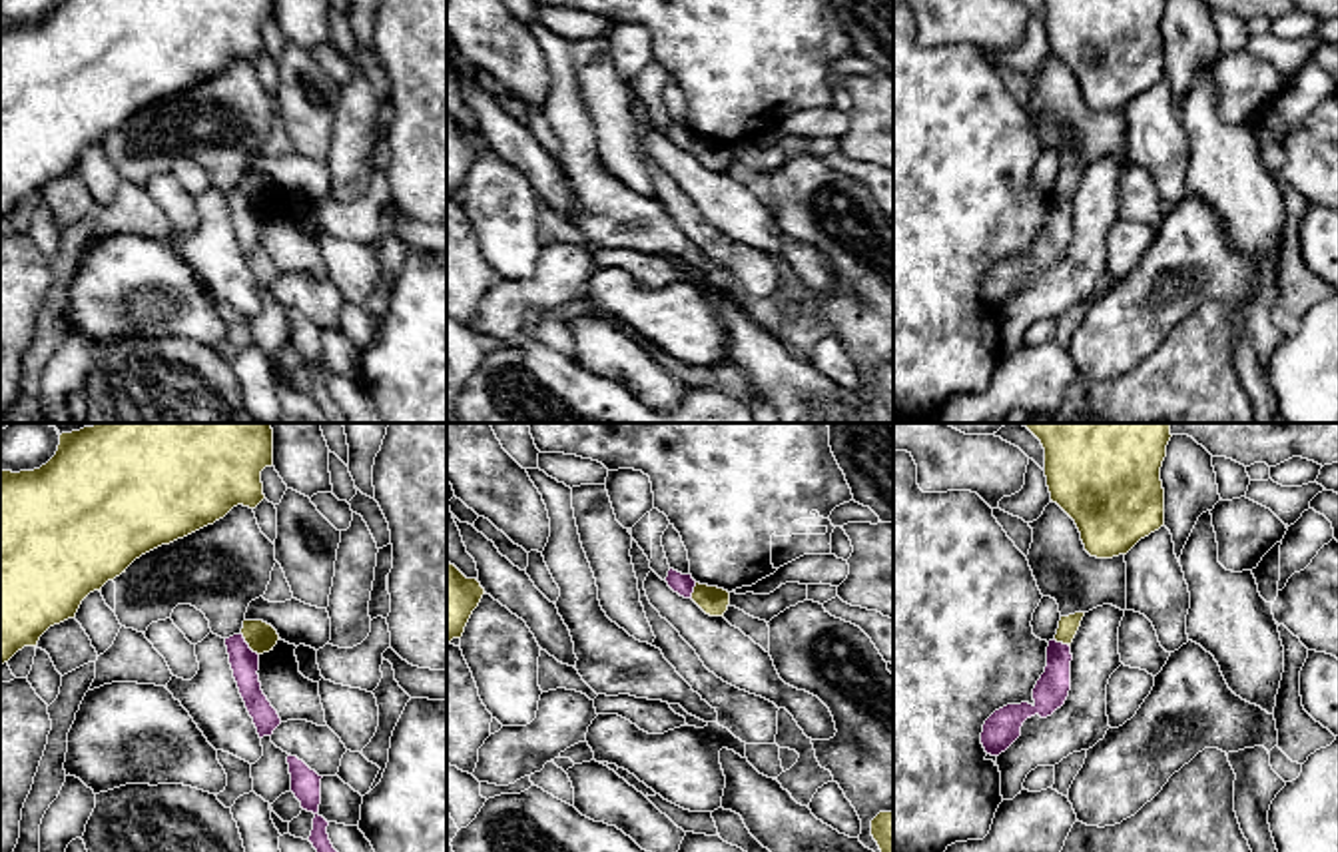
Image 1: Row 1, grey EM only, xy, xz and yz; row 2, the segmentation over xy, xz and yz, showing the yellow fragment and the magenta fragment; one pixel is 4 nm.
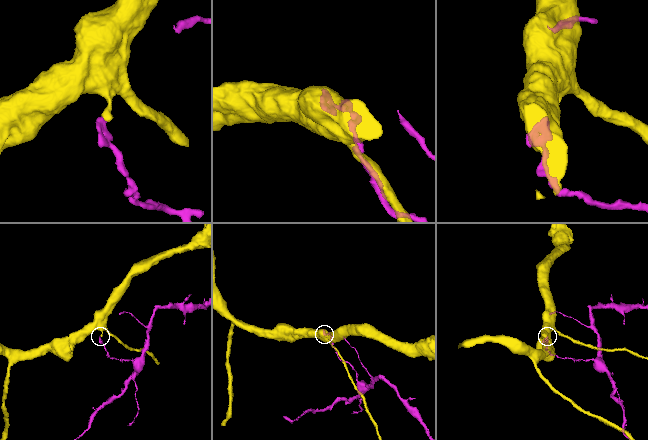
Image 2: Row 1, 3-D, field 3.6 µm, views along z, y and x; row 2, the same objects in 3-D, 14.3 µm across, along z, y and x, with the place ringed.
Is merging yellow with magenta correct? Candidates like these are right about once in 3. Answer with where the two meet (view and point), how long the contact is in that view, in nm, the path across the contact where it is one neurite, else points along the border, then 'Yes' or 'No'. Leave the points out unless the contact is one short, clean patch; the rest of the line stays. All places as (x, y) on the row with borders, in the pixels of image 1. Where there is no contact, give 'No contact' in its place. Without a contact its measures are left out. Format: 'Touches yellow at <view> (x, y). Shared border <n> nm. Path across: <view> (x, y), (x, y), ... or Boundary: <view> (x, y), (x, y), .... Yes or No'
Touches yellow at xy (248, 643). Shared border 120 nm. Boundary: xy (240, 633), (258, 655). No

